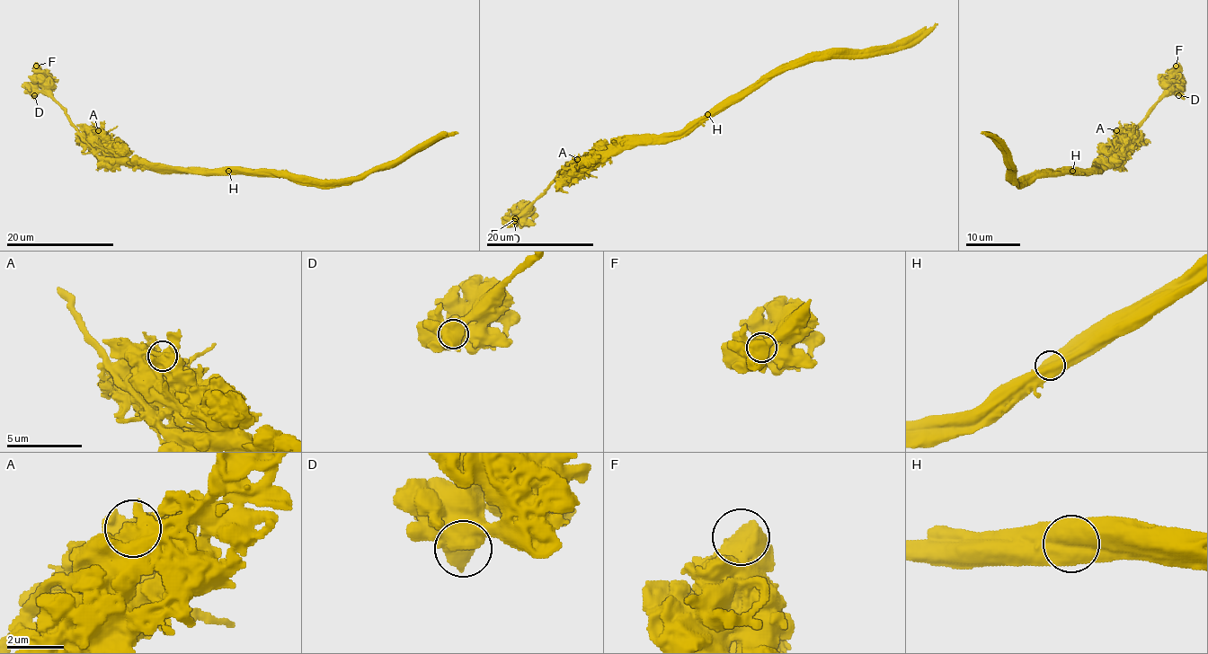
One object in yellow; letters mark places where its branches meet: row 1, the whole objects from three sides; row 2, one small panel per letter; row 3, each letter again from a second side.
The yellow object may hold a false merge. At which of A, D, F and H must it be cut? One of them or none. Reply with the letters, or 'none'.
H

